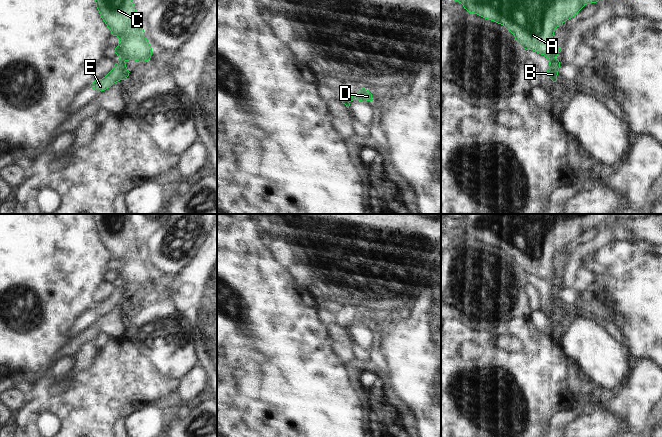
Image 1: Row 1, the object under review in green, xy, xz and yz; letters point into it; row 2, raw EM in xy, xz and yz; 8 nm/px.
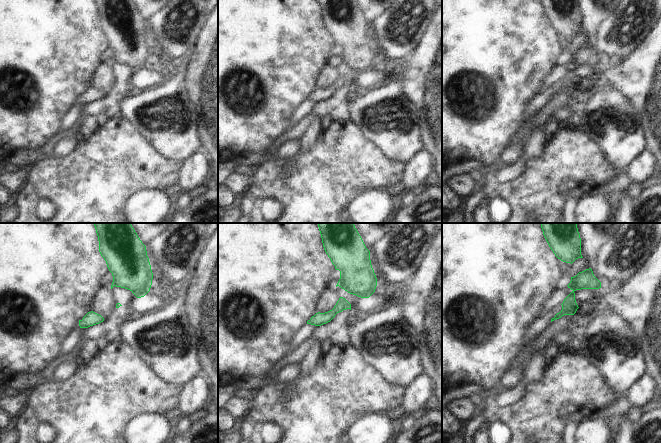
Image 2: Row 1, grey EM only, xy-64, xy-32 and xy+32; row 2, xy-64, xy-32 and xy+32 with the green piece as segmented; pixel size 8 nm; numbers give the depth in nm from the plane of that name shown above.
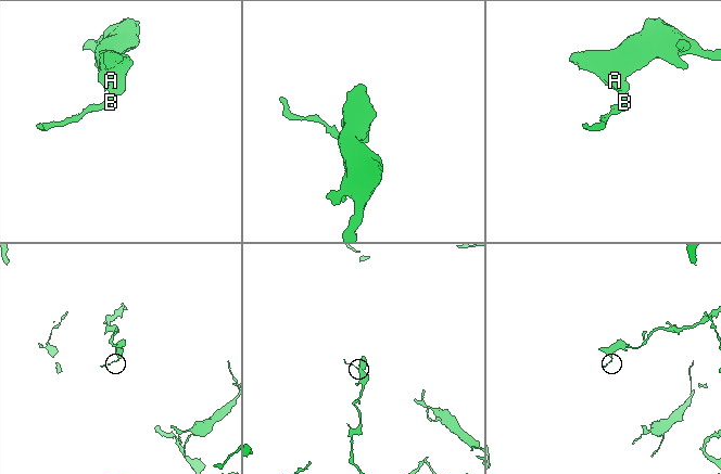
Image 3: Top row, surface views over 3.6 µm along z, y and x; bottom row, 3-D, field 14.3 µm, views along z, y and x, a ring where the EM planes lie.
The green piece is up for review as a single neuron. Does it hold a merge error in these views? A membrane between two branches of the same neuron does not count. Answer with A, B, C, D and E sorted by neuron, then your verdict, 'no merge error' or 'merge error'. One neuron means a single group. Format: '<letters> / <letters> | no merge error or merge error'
A C D / B E | merge error

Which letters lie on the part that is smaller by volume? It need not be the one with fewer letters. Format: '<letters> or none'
B, E

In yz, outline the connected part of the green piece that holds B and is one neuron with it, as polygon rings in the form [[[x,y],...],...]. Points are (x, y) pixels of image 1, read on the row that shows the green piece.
[[[553,58],[550,62],[549,62],[549,66],[547,71],[545,72],[545,74],[553,81],[556,82],[557,81],[557,75],[558,75],[558,71],[560,68],[560,62],[558,59]]]

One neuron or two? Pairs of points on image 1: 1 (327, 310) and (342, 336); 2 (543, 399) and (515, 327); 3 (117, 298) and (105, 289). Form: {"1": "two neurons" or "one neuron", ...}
{"1": "one neuron", "2": "one neuron", "3": "two neurons"}

